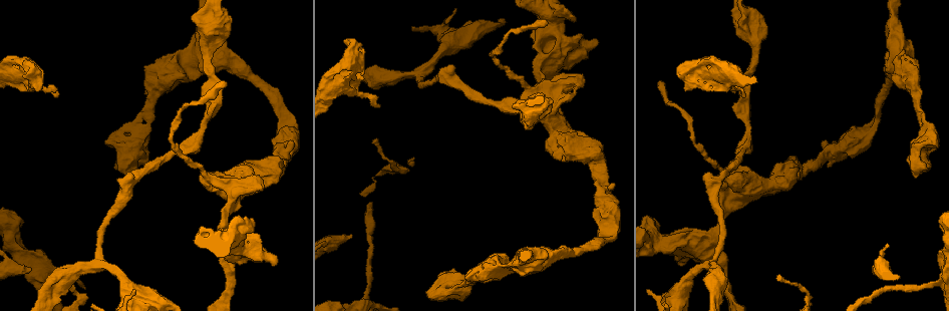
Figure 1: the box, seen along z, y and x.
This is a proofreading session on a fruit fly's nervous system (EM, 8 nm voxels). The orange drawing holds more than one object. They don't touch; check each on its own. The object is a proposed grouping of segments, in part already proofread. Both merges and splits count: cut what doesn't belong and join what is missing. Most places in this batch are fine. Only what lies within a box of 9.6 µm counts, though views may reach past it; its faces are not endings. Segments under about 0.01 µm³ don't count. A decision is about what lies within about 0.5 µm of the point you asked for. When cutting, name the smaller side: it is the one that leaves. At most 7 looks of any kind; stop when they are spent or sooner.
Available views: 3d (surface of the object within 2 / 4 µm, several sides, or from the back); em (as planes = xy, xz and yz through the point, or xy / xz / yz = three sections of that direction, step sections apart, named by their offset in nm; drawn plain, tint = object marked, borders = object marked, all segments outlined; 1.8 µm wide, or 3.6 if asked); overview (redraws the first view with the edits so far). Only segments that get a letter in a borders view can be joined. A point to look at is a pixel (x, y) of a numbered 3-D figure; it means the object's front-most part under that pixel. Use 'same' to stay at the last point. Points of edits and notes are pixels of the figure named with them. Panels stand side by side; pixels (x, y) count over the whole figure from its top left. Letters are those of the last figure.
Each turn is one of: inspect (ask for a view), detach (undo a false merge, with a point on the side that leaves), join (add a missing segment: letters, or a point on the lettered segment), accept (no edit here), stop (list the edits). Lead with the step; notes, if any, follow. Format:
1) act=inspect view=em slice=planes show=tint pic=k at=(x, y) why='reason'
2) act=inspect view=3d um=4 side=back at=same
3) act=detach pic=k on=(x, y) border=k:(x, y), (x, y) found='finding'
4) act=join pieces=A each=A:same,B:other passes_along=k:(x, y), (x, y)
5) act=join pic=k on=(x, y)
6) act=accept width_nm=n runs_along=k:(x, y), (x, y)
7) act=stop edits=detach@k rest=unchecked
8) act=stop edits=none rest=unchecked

act=inspect view=em slice=planes show=borders pic=1 at=(30, 270)

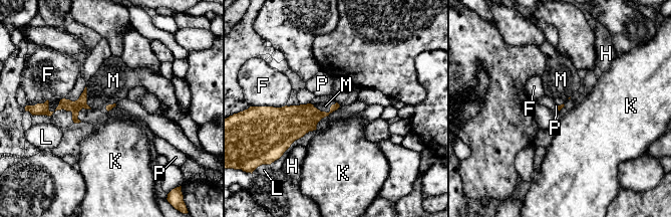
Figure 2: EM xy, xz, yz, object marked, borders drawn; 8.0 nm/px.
act=join pieces=M each=F:other,H:other,K:other,L:other,M:same,P:other passes_along=2:(296, 121), (325, 112), (325, 105) found='it goes on there'

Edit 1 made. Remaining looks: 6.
act=inspect view=em slice=planes show=borders pic=1 at=(544, 20) why='branch stops here'

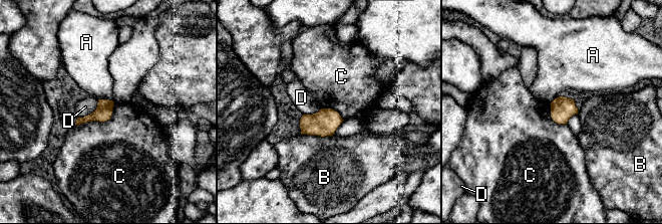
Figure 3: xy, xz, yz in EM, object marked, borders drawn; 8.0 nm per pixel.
act=accept width_nm=140 each=A:other,B:other,C:other,D:other border=3:(114, 103), (108, 120), (74, 127) found='no lettered segment goes on from it'

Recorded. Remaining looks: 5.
act=inspect view=overview why='redraw'

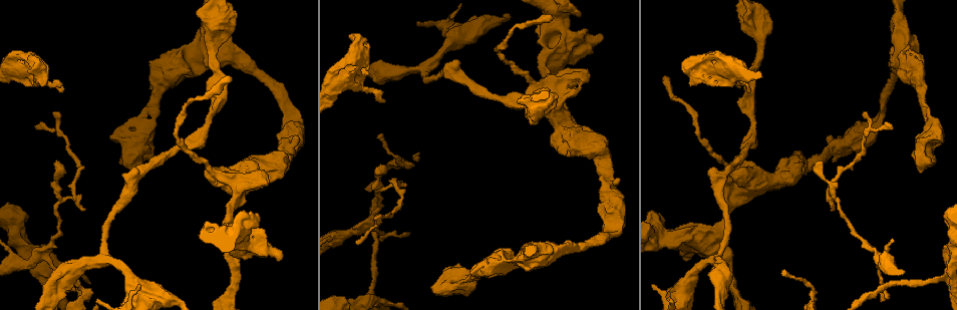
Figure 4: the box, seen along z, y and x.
act=inspect view=em slice=planes show=borders pic=4 at=(29, 76) why='three-way junction'

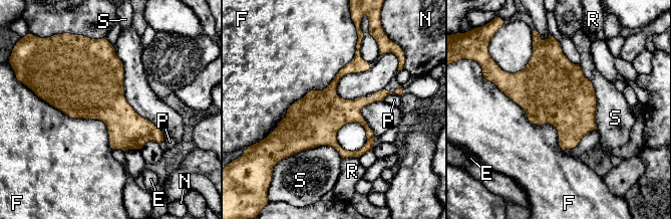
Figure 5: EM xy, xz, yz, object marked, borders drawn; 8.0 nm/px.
act=accept each=E:other,F:other,N:other,P:other,R:other,S:other border=5:(356, 50), (268, 135) found='one cell here'

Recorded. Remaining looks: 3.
act=stop edits=join@2 rest=unchecked

